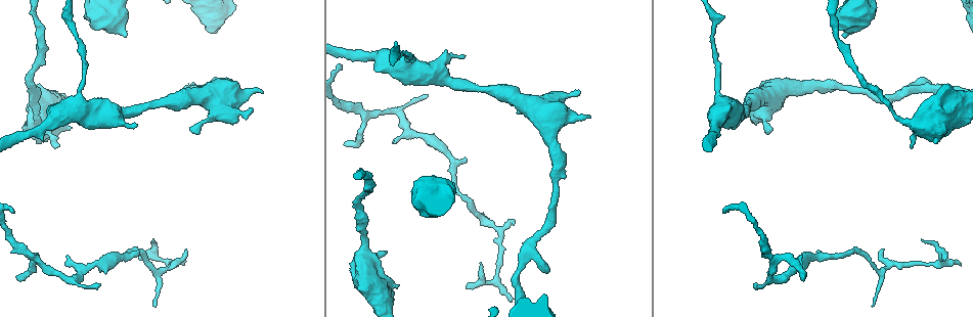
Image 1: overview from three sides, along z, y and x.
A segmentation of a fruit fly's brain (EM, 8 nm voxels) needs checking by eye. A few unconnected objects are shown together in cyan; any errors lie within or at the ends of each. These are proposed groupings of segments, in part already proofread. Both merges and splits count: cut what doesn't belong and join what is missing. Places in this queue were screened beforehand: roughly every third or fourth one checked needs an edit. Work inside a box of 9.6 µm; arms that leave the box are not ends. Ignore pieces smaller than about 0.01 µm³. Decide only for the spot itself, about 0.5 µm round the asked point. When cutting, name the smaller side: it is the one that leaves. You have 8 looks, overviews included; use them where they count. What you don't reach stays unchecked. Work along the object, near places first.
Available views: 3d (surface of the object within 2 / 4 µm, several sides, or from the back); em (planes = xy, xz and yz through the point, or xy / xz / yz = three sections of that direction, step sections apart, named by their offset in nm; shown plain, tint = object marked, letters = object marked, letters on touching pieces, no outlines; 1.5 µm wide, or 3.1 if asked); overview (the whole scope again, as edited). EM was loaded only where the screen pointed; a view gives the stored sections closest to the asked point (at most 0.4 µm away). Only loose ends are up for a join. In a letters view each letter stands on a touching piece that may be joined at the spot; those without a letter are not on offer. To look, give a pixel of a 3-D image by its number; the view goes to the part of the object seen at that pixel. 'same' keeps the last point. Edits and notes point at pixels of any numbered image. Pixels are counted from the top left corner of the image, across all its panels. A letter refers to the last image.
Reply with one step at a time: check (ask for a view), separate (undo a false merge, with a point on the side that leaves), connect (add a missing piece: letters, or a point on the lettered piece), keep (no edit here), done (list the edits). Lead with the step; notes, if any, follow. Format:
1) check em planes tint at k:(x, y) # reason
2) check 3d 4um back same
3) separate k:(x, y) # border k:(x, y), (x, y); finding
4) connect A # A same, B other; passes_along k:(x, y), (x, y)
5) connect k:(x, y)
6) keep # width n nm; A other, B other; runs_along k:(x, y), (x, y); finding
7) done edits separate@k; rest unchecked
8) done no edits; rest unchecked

check em xz step 4 letters at 1:(466, 287) # free end

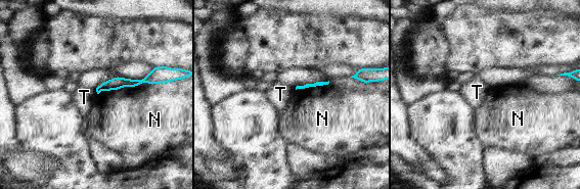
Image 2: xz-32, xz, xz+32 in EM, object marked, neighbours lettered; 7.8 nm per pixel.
check em planes letters same # cut it another way

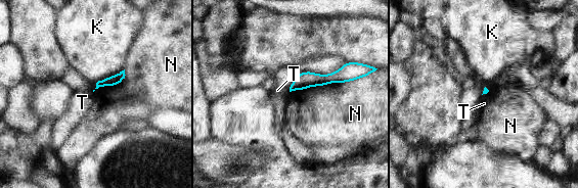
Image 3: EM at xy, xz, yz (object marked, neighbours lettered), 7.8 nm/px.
keep # K other, N other, T other; runs_along 3:(350, 76), (303, 80), (293, 88); no lettered piece goes on from it

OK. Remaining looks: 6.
check em planes tint at 1:(186, 250) # tapers out

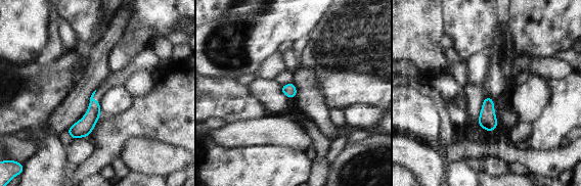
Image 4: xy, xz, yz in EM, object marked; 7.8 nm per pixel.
check em planes letters same

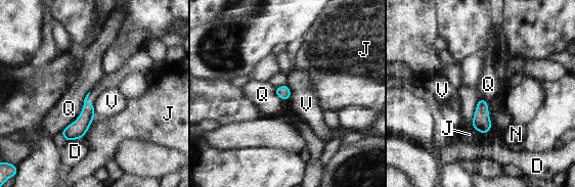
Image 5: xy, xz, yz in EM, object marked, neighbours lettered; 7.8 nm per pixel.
keep # longest_contact Q 400 nm; D other, J other, N other, Q other, V other; border 5:(89, 91), (80, 114), (59, 132); no lettered piece goes on from it

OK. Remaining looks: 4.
check em planes letters at 1:(464, 57) # branch stops here

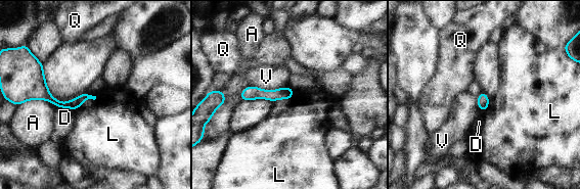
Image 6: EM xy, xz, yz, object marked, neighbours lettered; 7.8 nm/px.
keep # longest_contact V 300 nm; A other, D other, L other, Q other, V other; none of them fits

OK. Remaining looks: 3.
done no edits; rest unchecked

